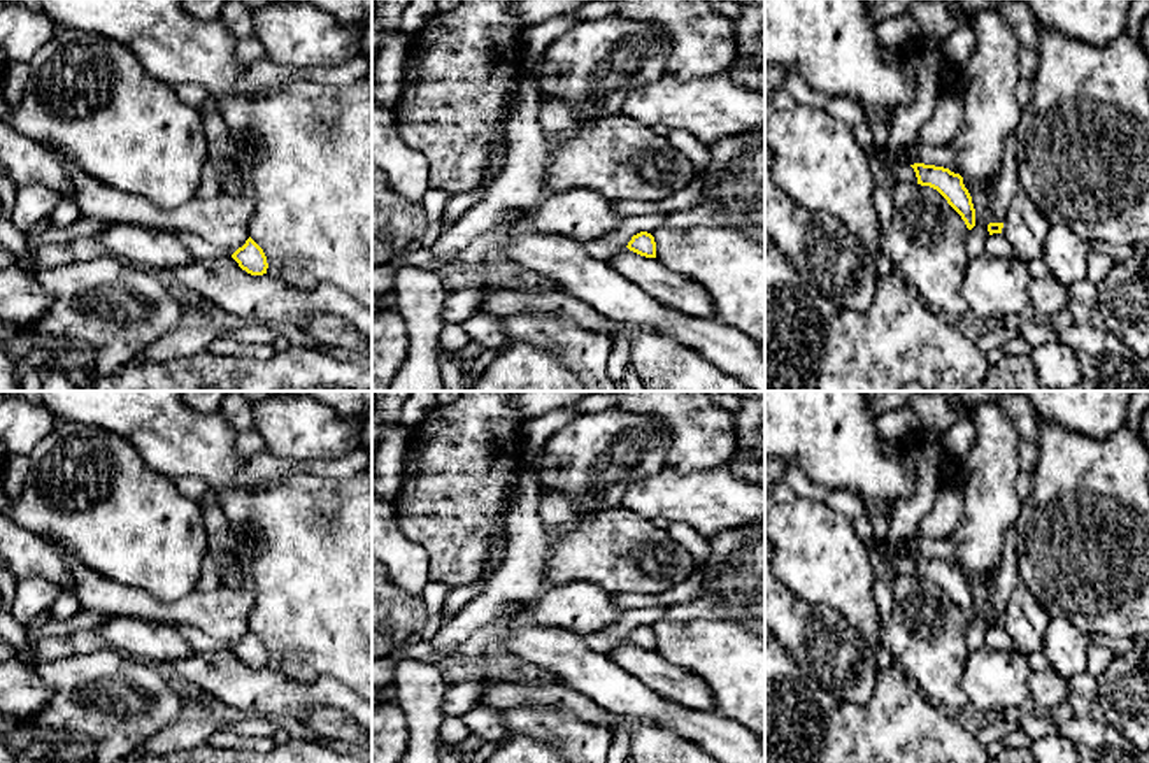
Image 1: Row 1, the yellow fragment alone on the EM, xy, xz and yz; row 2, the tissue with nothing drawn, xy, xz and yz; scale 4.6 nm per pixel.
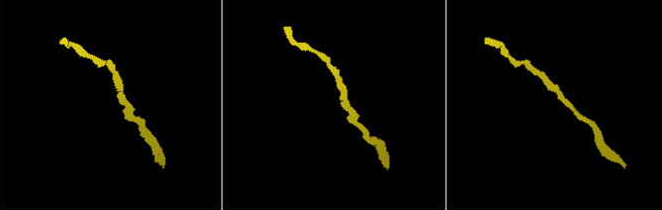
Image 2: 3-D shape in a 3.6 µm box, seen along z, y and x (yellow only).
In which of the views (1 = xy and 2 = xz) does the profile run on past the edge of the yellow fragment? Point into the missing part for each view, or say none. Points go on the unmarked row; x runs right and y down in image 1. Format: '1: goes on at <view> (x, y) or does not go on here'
1: does not go on here
2: does not go on here

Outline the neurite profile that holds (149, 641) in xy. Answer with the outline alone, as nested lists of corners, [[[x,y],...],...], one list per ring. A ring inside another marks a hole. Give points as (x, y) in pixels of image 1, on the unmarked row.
[[[112,614],[98,631],[107,647],[147,663],[174,665],[196,649],[174,626],[135,616]]]

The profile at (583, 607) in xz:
[[[574,581],[546,586],[532,607],[535,624],[574,631],[581,637],[603,633],[624,610],[595,582]]]

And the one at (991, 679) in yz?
[[[984,644],[968,652],[961,688],[977,710],[1007,712],[1030,696],[1031,674],[1028,656],[1021,651],[995,651]]]

